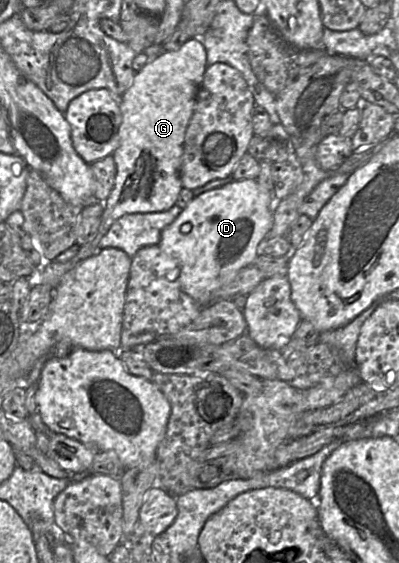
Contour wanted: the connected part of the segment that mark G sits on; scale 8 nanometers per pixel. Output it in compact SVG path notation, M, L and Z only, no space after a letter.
M191 37L176 51L162 51L135 73L129 88L120 99L121 124L118 130L119 142L112 156L116 164L116 177L112 191L103 203L104 210L95 237L80 246L75 256L65 262L50 262L41 272L38 281L55 289L64 274L81 261L98 253L99 242L113 222L125 214L150 213L169 210L175 205L181 189L181 158L187 126L193 114L196 96L207 68L206 49L201 38Z

